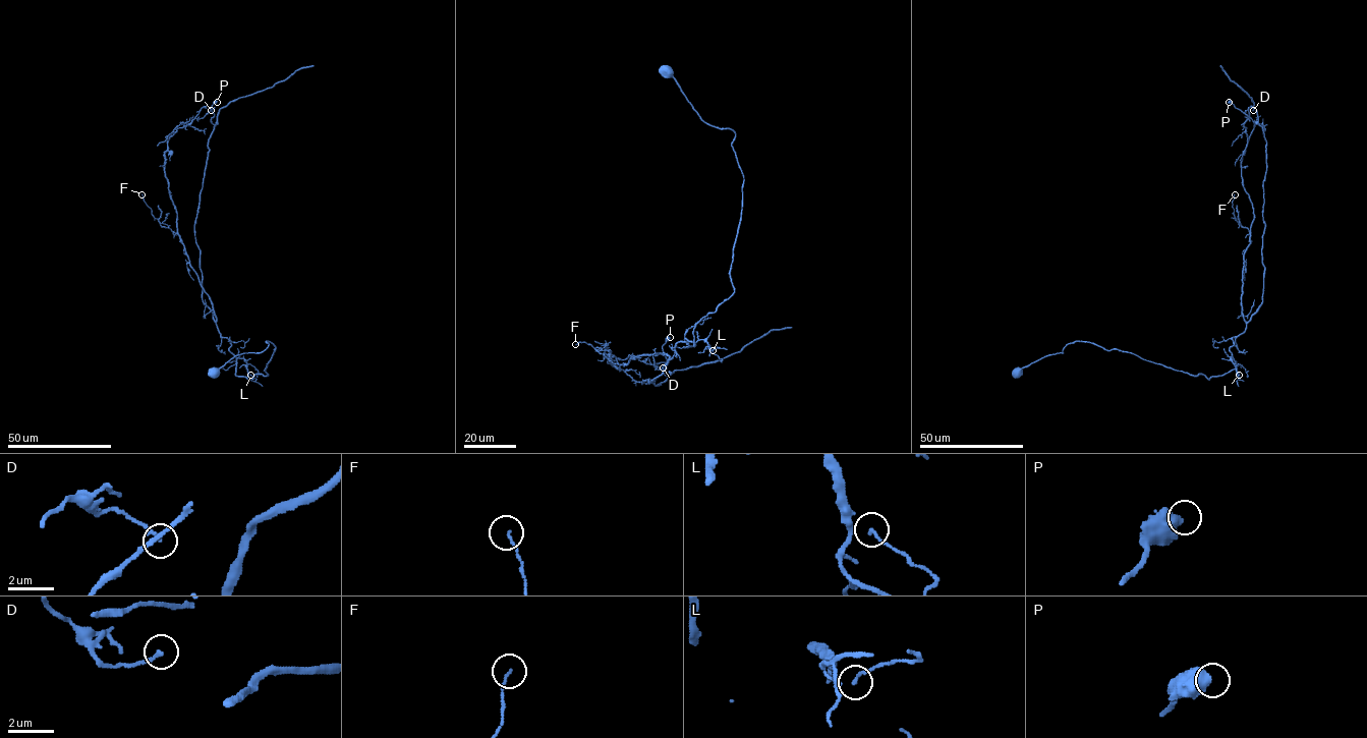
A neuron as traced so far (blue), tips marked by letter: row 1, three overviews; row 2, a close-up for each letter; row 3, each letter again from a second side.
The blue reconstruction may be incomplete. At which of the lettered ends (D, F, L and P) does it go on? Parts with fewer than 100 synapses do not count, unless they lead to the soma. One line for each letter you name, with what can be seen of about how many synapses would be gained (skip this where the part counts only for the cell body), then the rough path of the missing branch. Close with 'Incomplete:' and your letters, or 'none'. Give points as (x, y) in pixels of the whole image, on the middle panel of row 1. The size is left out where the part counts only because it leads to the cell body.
Incomplete: none

